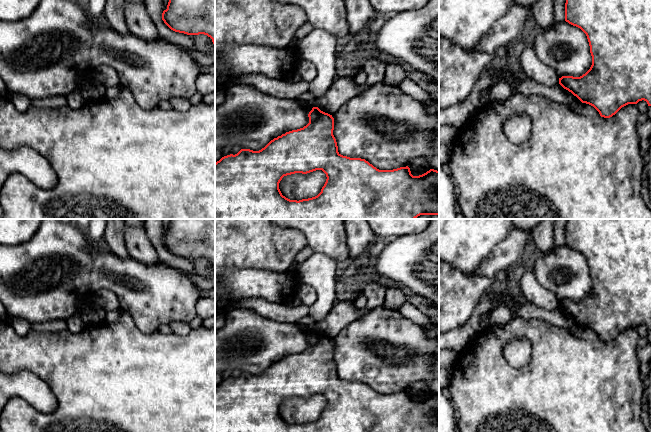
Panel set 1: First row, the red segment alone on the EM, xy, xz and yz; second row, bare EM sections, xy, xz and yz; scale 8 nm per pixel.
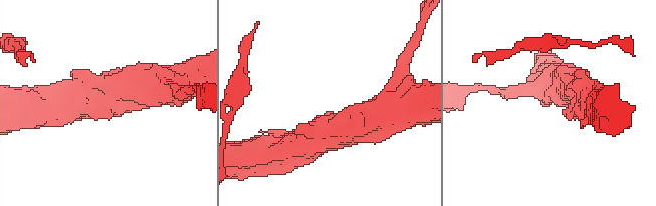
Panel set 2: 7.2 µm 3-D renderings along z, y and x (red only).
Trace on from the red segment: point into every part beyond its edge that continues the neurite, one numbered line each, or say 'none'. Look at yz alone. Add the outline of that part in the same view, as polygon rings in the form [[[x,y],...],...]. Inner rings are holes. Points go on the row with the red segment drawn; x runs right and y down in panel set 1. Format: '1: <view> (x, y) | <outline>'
none

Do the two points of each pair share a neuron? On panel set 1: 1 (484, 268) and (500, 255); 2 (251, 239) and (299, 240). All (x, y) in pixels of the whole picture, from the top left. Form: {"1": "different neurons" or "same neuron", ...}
{"1": "same neuron", "2": "same neuron"}

